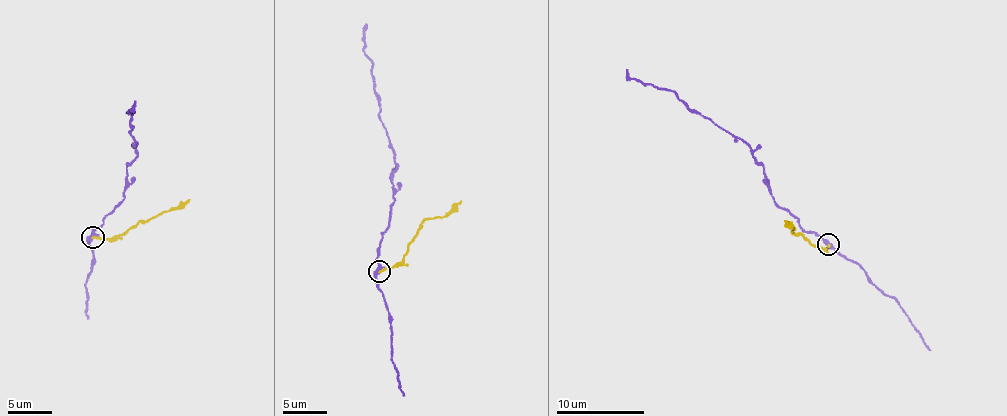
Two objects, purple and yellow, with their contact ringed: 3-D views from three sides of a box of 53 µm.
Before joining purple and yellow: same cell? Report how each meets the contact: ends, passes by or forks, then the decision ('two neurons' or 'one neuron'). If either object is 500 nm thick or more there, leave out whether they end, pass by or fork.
purple passes by; yellow ends; two neurons

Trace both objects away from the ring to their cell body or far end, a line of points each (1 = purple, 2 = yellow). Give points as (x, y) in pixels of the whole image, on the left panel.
1: (92, 237), (103, 217), (124, 197), (125, 177), (138, 143), (129, 133), (134, 112), (128, 110), (136, 101)
2: (92, 237), (115, 238), (189, 199)

